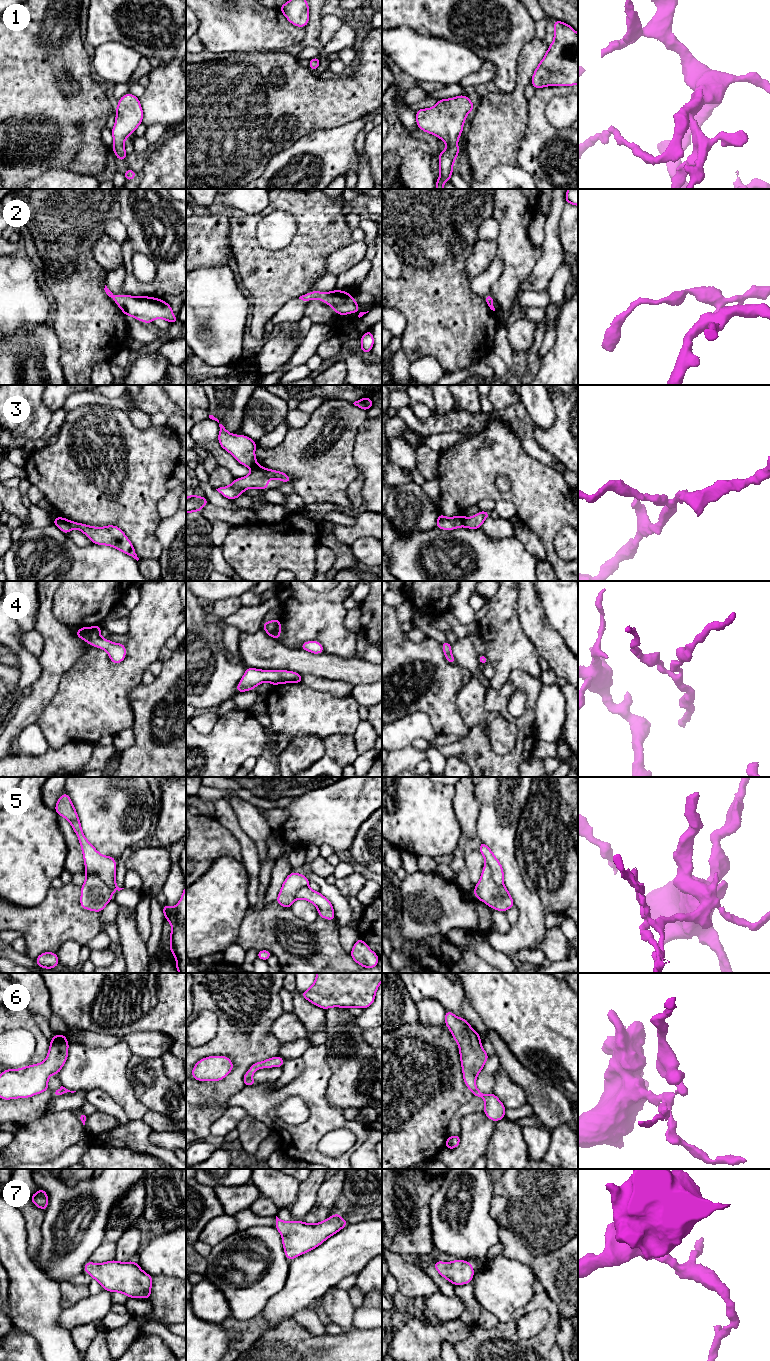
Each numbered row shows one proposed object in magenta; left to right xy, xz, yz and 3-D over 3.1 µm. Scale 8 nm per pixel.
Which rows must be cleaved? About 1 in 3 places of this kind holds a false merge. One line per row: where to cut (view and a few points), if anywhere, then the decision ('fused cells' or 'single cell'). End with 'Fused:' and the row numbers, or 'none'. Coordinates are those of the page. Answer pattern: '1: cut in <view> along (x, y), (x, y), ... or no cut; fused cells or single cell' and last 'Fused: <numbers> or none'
1: no cut; single cell
2: no cut; single cell
3: cut in yz along (464, 517), (462, 525); fused cells
4: no cut; single cell
5: cut in xy along (86, 875), (96, 873), (112, 892); fused cells
6: no cut; single cell
7: no cut; single cell
Fused: 3, 5

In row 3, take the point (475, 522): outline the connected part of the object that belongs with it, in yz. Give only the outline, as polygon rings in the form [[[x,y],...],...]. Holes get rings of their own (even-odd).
[[[480,511],[472,517],[464,517],[463,526],[468,529],[479,529],[487,517],[490,517],[489,511]]]

